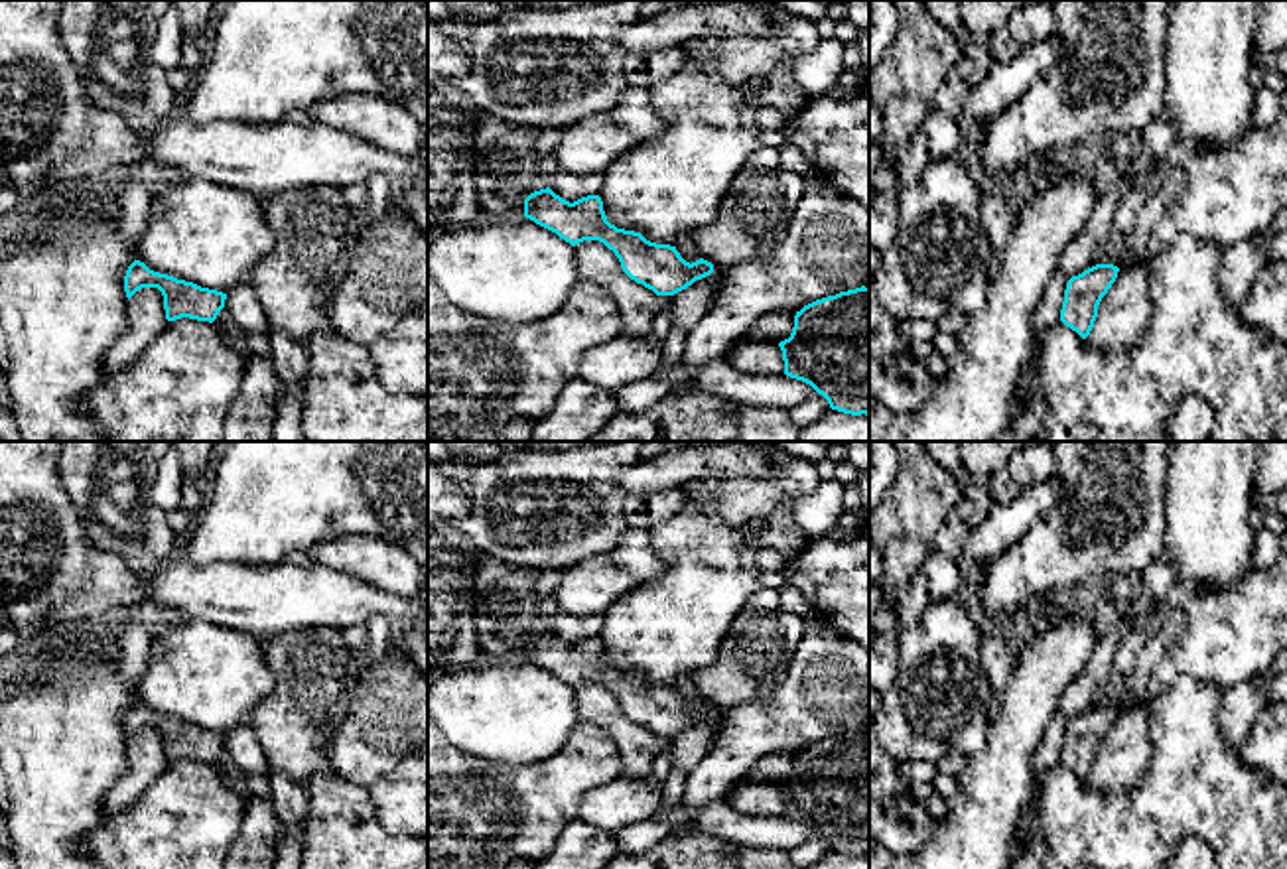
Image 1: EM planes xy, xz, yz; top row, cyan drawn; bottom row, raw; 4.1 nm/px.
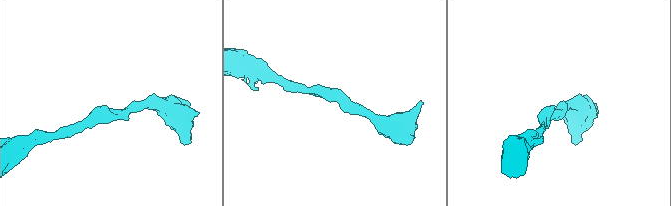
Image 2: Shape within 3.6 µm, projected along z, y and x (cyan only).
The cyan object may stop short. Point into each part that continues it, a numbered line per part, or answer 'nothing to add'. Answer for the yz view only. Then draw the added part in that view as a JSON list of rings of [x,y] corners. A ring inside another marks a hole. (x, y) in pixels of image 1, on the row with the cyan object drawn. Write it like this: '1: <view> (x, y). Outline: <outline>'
nothing to add

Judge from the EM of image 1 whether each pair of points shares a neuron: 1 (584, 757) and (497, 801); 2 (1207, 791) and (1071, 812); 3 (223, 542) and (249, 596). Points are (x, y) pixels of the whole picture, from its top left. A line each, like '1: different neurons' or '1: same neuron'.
1: same neuron
2: same neuron
3: different neurons

